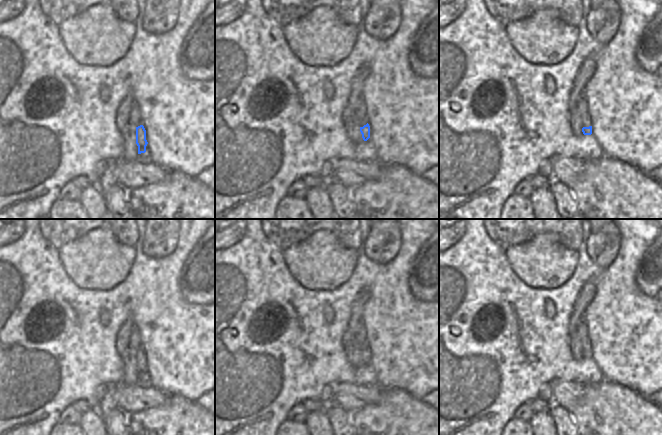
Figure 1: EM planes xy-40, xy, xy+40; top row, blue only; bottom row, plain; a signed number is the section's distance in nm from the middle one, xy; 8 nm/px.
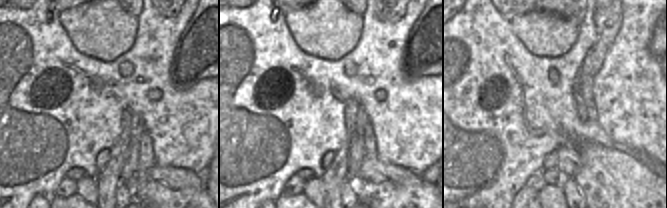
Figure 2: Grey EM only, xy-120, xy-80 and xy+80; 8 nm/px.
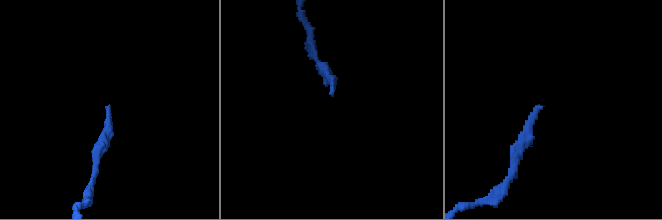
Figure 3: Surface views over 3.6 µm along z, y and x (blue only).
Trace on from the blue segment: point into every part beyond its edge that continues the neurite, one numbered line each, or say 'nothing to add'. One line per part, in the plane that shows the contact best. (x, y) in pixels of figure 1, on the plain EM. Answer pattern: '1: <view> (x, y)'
1: xy+40 (586, 345)

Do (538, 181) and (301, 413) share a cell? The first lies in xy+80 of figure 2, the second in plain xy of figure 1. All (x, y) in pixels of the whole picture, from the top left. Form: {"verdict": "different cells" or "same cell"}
{"verdict": "same cell"}

